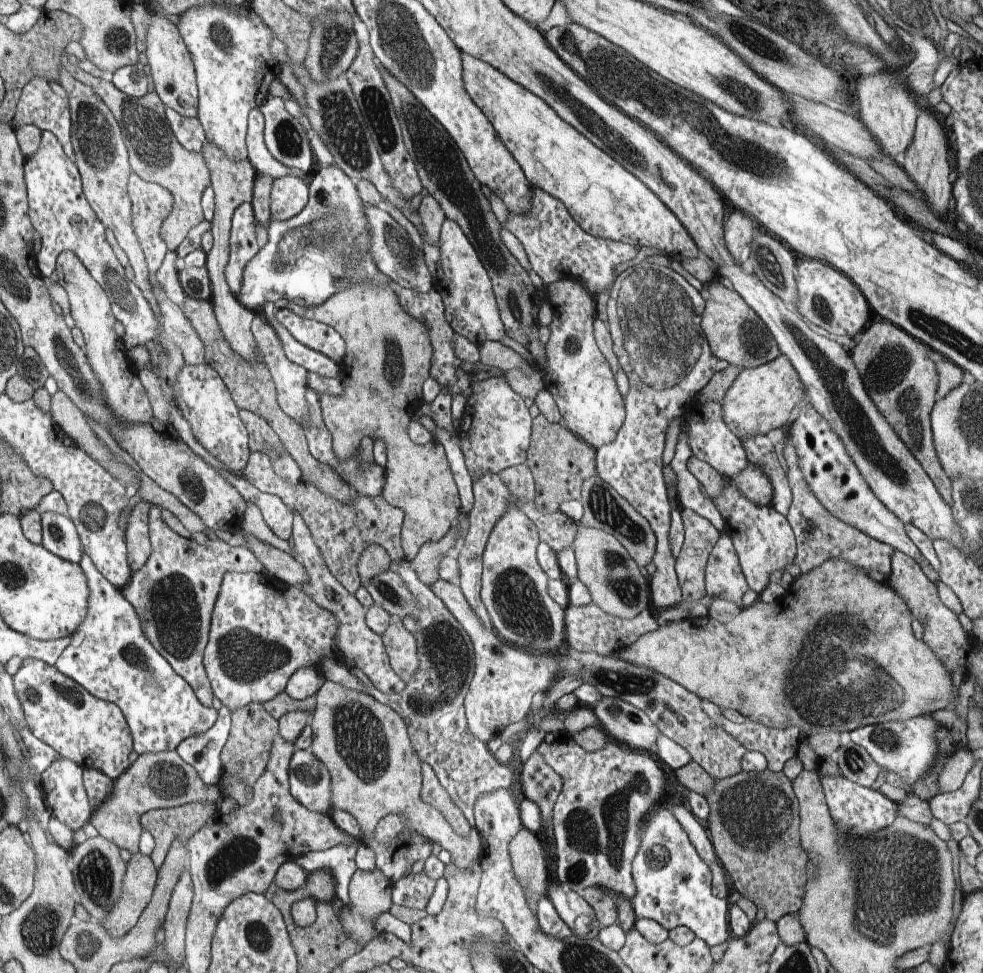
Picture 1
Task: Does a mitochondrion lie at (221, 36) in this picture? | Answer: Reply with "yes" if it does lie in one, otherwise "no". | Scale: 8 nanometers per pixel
yes

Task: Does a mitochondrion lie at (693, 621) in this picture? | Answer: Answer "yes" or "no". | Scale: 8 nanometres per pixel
no

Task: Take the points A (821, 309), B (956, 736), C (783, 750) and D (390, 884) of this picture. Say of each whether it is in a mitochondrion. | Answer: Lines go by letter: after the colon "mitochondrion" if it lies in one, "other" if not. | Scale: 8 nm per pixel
A: mitochondrion
B: other
C: other
D: other

